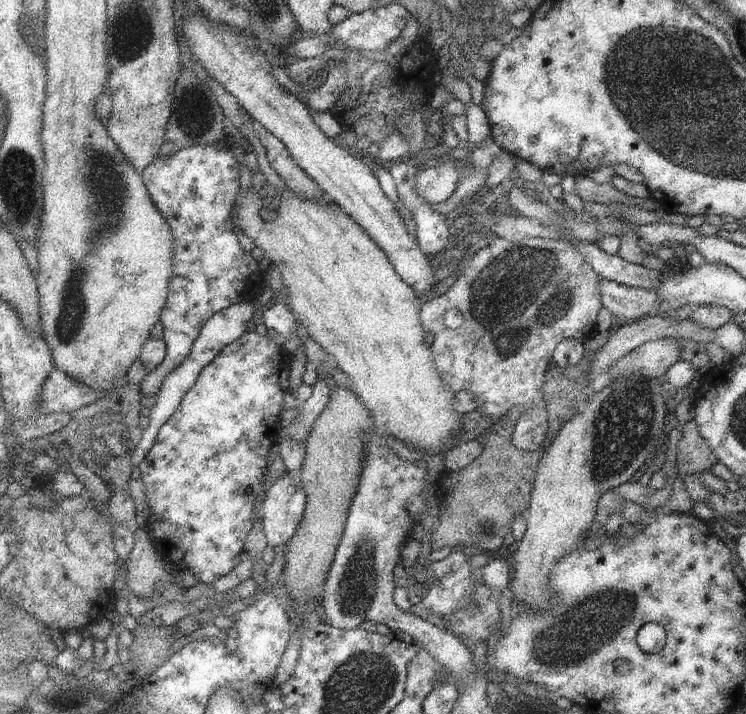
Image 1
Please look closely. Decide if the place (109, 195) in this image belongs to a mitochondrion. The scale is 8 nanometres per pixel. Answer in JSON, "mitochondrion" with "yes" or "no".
{"mitochondrion":"yes"}

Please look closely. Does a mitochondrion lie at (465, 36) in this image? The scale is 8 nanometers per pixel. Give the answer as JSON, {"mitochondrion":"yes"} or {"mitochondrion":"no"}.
{"mitochondrion":"yes"}

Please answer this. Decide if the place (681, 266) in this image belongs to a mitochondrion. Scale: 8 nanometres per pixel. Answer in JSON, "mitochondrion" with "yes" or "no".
{"mitochondrion":"no"}

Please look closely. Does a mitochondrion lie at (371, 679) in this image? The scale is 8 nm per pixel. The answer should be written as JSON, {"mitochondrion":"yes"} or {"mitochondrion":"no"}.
{"mitochondrion":"yes"}

